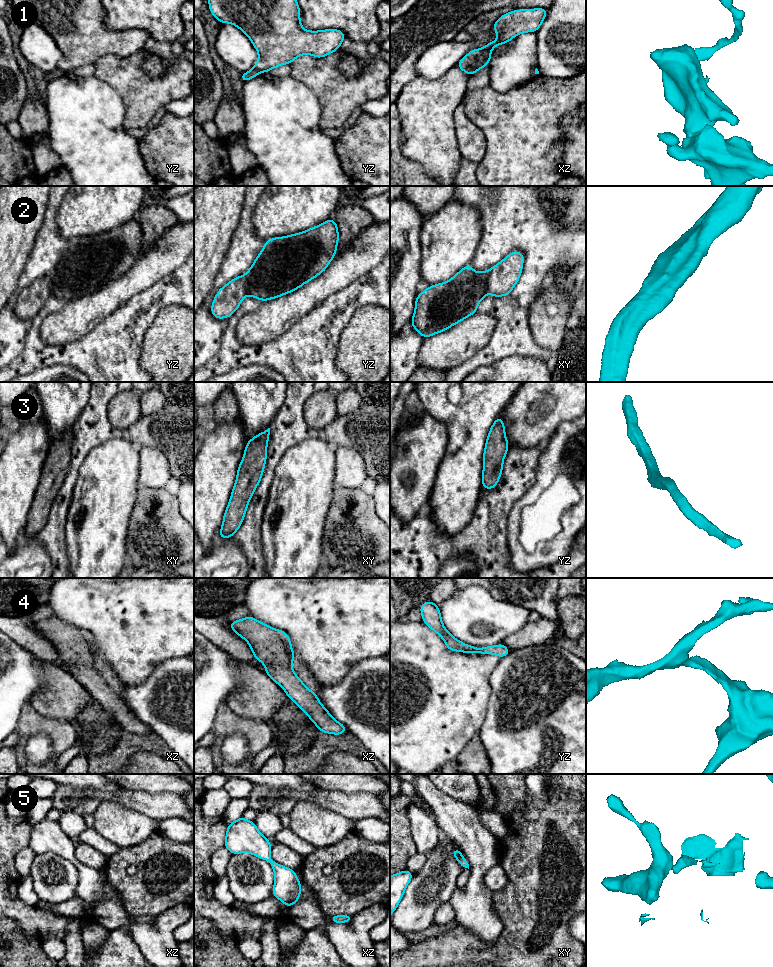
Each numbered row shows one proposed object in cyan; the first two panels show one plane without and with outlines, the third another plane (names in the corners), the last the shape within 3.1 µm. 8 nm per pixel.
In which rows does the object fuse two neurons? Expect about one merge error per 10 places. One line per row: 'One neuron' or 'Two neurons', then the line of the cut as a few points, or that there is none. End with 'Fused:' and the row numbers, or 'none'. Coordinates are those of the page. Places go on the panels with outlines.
1: One neuron. No split
2: Two neurons. Split along xy (490, 270), (487, 276), (486, 292)
3: One neuron. No split
4: One neuron. No split
5: One neuron. No split
Fused: 2

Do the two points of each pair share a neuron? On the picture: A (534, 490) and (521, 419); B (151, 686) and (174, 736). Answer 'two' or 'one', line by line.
A: two
B: one

